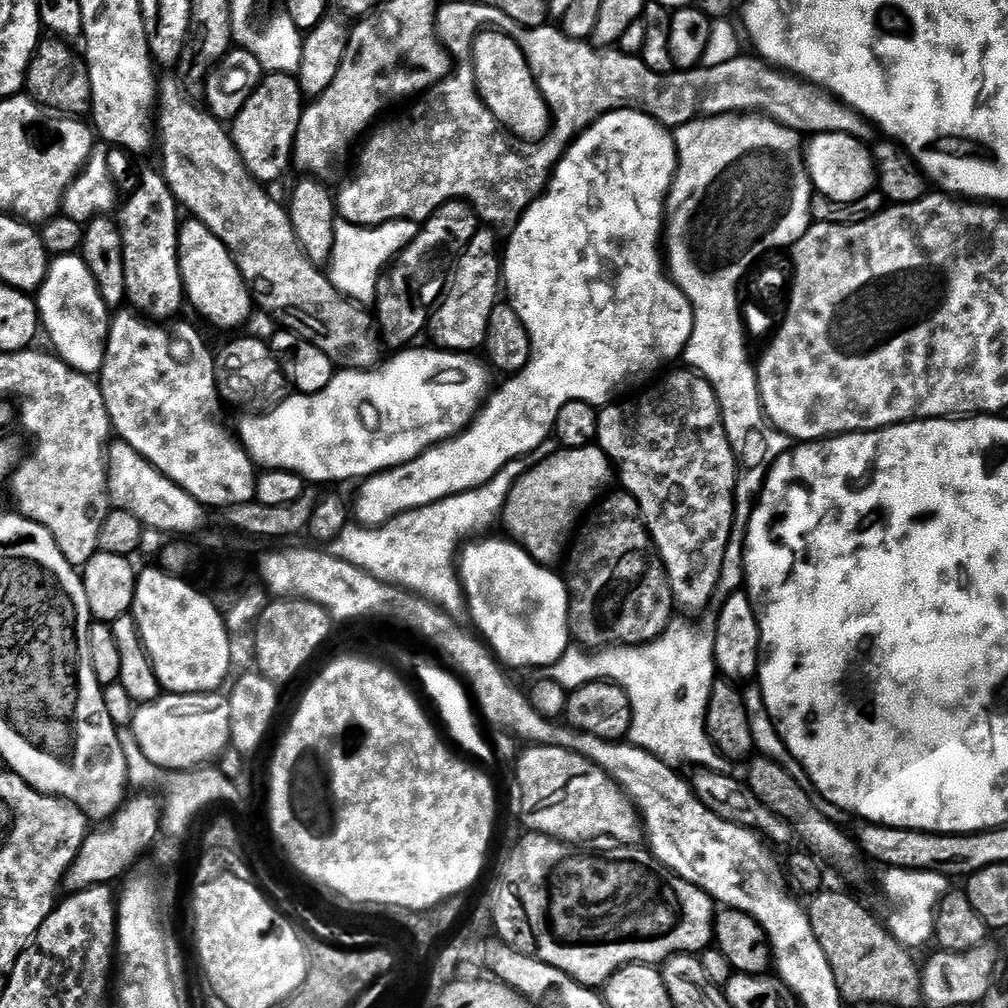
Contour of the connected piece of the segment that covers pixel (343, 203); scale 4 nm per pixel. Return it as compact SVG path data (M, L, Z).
M456 68L413 104L416 105L409 110L408 116L385 119L379 126L373 127L363 141L365 144L360 152L360 165L357 166L352 181L336 196L339 219L343 223L357 224L363 228L376 228L379 224L395 220L427 222L443 204L470 202L471 207L489 225L515 226L520 221L520 215L534 199L534 185L528 178L504 180L500 140L496 137L501 134L502 127L480 97L473 69Z

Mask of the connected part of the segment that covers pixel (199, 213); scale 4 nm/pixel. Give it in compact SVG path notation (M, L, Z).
M168 76L158 84L158 111L154 116L154 128L158 133L158 148L164 159L162 175L167 180L172 193L185 209L188 208L195 219L203 224L228 249L236 260L238 270L244 275L255 303L260 304L276 320L281 320L283 327L290 332L297 332L302 338L314 342L318 350L327 354L332 363L344 370L372 370L385 359L385 345L378 327L378 320L367 307L357 304L348 296L343 296L327 275L304 252L304 245L296 237L288 209L271 196L269 189L255 180L242 162L240 151L232 141L232 133L208 111L199 99L192 97L188 84L180 76Z

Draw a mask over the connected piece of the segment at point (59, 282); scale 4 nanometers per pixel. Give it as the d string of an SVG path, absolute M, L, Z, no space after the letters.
M83 255L57 256L49 263L48 276L35 297L40 323L52 339L55 355L79 372L99 374L108 354L110 307L103 298L100 283Z

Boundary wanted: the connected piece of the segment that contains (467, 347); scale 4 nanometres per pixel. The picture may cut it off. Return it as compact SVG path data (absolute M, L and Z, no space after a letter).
M492 226L481 227L476 233L475 238L467 245L468 253L460 260L460 269L456 272L456 281L452 284L452 289L448 292L448 297L432 313L430 321L430 336L432 336L441 349L451 350L454 352L471 353L472 348L483 349L488 342L488 327L492 312L496 309L498 297L496 291L501 291L502 280L501 273L504 271L504 262L502 259L502 240L496 237L497 229Z

